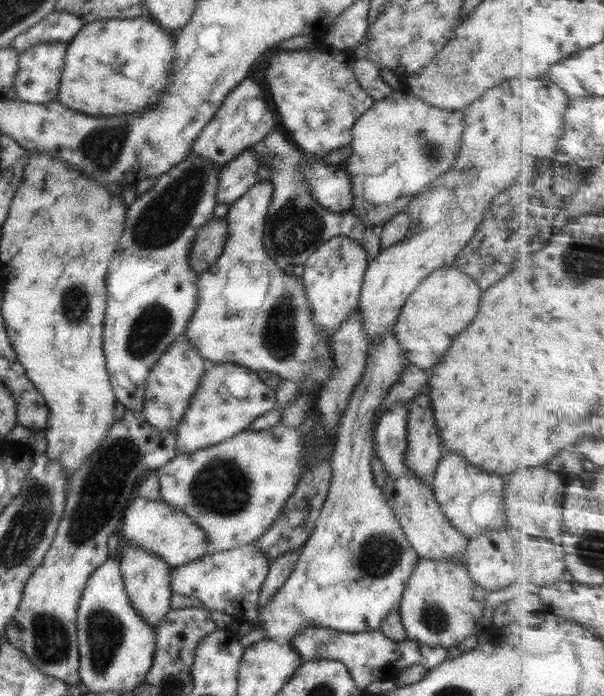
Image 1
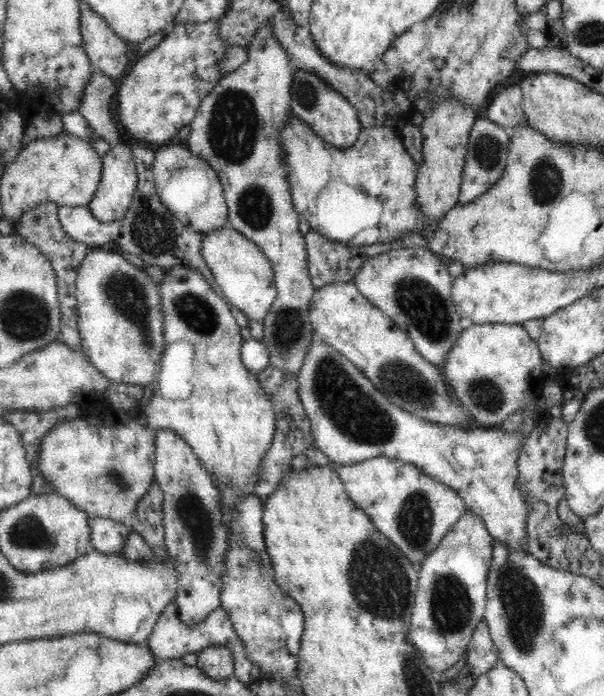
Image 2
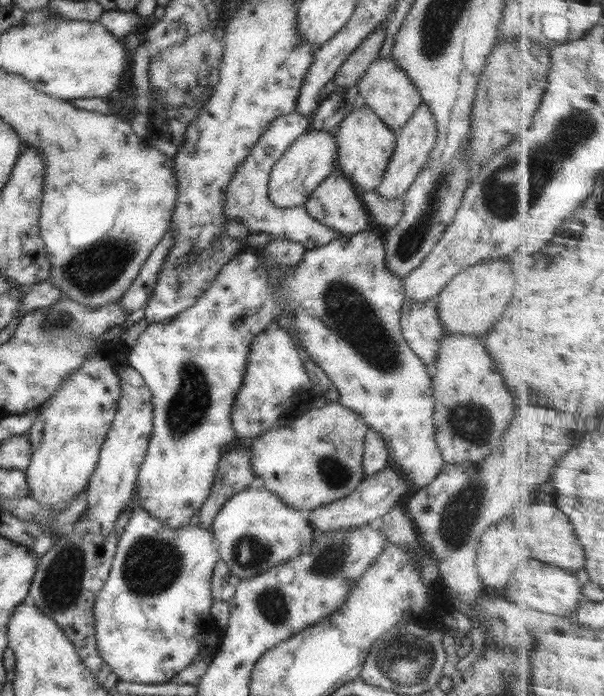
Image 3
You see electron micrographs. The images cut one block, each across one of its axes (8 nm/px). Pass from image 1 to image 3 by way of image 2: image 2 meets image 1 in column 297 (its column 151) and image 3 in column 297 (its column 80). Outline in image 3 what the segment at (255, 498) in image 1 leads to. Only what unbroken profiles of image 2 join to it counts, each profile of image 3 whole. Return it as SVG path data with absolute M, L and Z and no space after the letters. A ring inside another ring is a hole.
M328 403L321 408L310 408L285 427L272 427L263 435L239 441L249 445L251 467L255 476L262 478L268 491L280 497L288 509L310 512L351 494L364 480L362 461L365 436L369 427L363 418L340 403Z

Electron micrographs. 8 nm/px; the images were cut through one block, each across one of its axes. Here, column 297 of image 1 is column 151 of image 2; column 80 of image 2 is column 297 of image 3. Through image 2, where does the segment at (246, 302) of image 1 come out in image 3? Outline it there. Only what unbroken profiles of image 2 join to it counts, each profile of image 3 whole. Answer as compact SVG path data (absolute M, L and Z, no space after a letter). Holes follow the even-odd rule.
M336 168L314 187L303 204L314 220L340 235L324 246L306 249L301 261L282 280L282 284L270 284L276 306L275 320L278 322L281 298L287 298L293 310L293 334L309 358L324 370L337 388L339 403L359 414L369 428L381 434L389 464L401 470L410 487L421 489L432 483L446 463L435 441L431 369L404 340L400 326L401 308L405 301L404 280L386 268L384 242L369 230L368 216L357 193L357 187Z

